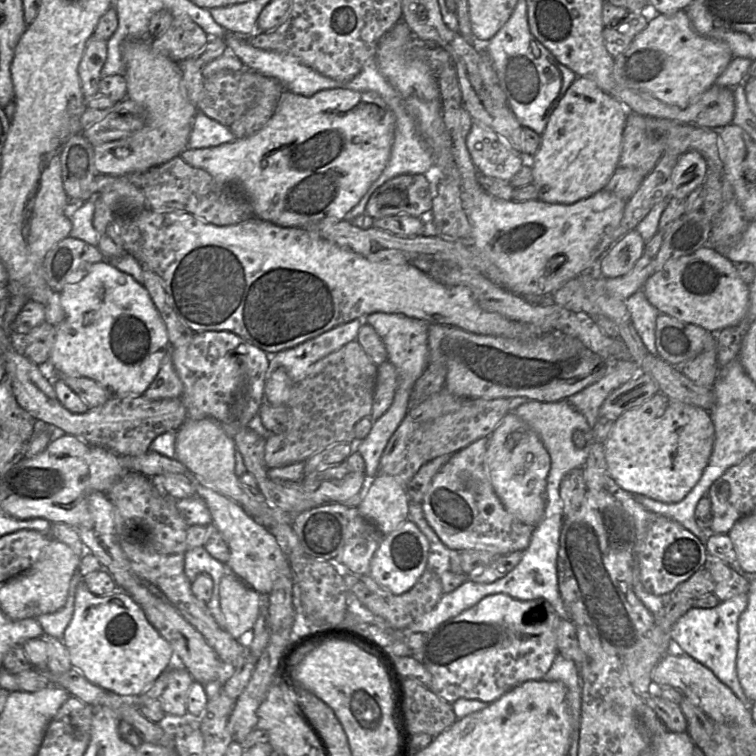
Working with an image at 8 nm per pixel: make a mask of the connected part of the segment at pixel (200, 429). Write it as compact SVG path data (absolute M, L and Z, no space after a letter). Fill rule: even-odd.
M211 418L187 420L175 435L175 459L185 465L201 482L238 504L263 526L264 509L269 509L268 502L263 498L250 497L240 486L235 475L235 452L234 438Z

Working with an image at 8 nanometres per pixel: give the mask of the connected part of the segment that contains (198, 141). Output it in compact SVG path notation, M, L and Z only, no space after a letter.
M198 110L187 146L189 149L209 148L230 143L234 139L235 136L228 127Z

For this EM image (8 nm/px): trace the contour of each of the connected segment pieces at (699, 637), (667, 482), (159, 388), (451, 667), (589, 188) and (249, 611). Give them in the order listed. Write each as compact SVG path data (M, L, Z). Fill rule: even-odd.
M742 593L720 601L713 608L692 607L673 625L671 639L678 651L710 669L750 709L751 702L744 694L736 672L738 620L747 604L748 594Z
M658 392L637 408L621 414L604 442L604 456L609 475L624 490L656 501L677 503L698 483L708 465L715 439L710 412L679 402Z
M169 343L168 352L160 364L156 377L143 394L145 398L159 400L181 396L183 384L174 369L170 354L171 349L172 346Z
M493 594L425 634L423 647L412 656L431 674L430 689L446 702L453 704L465 698L492 703L526 681L544 678L559 654L556 630L561 619L544 599L520 601L505 594Z
M578 76L571 86L566 91L565 95L561 98L555 109L550 115L546 129L541 135L541 145L533 156L533 181L532 184L538 190L538 200L551 204L574 204L585 198L588 198L601 190L604 190L609 183L611 177L613 176L616 169L619 167L621 152L622 152L622 141L623 133L626 126L626 120L629 110L617 99L603 91L599 85L594 81L586 77Z
M228 572L219 585L219 602L225 619L225 630L235 639L253 628L262 597Z

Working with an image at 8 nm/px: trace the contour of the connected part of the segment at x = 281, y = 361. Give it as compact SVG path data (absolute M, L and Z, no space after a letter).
M354 319L338 325L331 330L309 339L293 348L274 353L272 363L275 368L283 368L296 384L309 373L310 368L327 355L355 341L364 319Z

